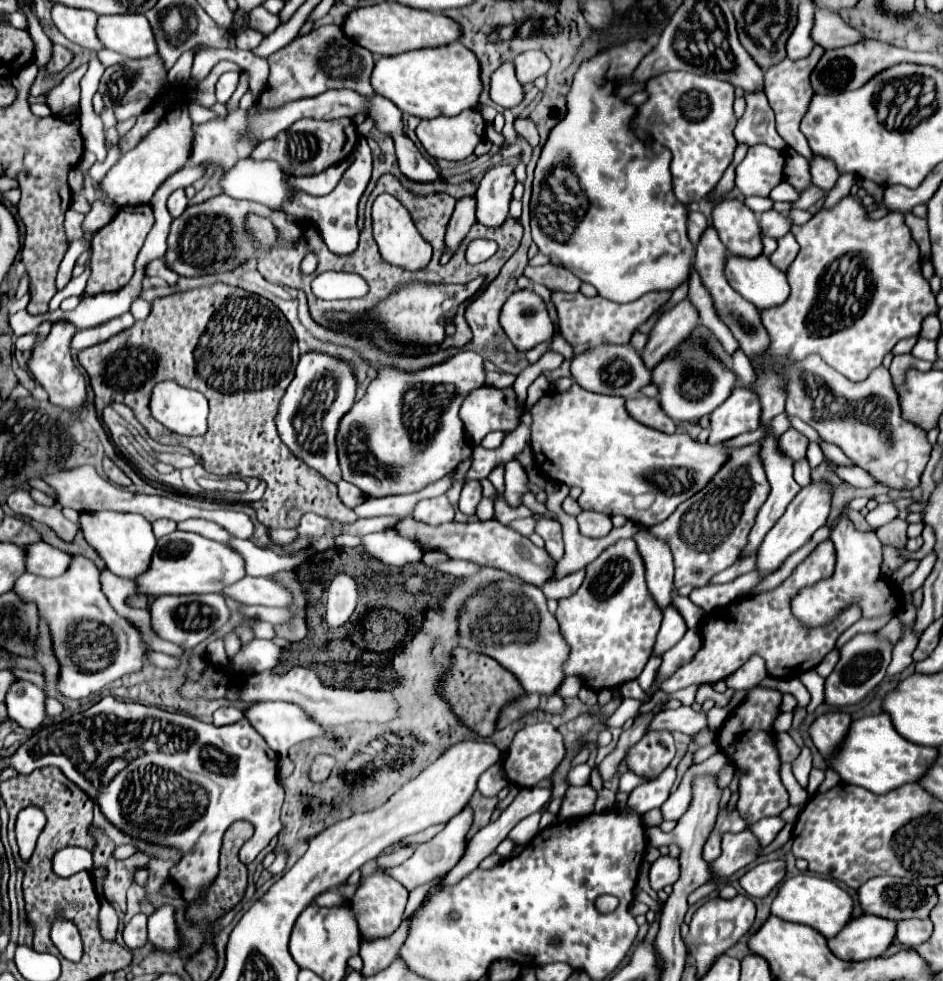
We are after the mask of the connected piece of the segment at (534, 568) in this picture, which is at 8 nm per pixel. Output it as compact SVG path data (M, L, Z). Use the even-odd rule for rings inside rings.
M406 517L400 523L396 523L394 529L402 537L416 541L424 551L430 551L430 549L442 551L454 559L466 559L476 565L496 567L496 569L502 569L508 575L512 575L524 583L532 583L536 587L542 587L544 581L548 579L548 575L552 575L554 559L550 559L550 555L546 555L546 549L538 549L528 537L516 533L514 529L502 525L494 519L472 521L472 523L450 521L450 523L442 523L442 525L428 525L428 523L416 521L412 517Z

